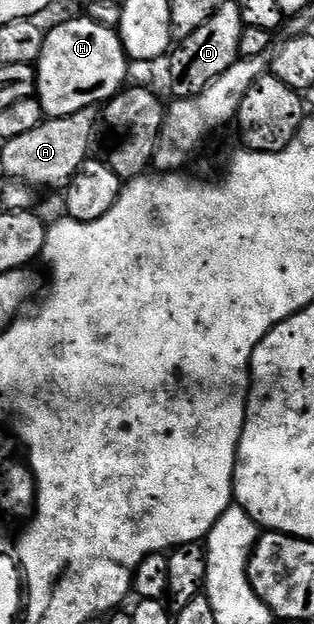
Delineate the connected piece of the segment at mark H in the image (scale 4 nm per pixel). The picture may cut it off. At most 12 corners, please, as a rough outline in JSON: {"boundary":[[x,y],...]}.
{"boundary":[[113,25],[46,30],[36,96],[47,118],[109,102],[129,65]]}

